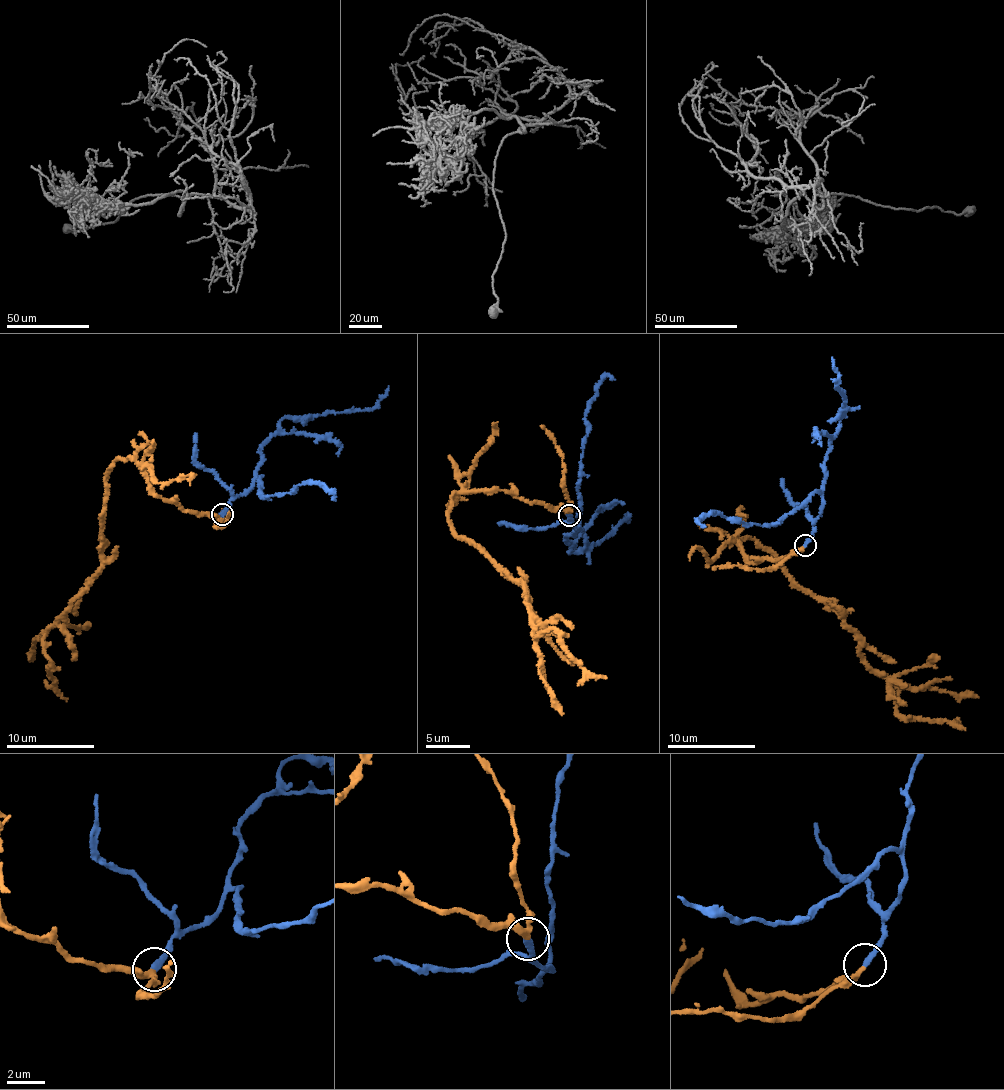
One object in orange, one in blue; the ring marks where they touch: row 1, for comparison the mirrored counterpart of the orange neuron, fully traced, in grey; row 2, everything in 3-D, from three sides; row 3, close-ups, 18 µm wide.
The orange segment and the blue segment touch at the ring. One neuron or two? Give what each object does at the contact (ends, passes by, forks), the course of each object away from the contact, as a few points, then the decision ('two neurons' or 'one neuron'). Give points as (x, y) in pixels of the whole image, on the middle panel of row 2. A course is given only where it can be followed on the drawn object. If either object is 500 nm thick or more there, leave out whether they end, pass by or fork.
orange passes by; blue ends there; orange runs (568, 515), (501, 490), (455, 493), (449, 523), (520, 582), (534, 637), (551, 629), (580, 665), (606, 677); blue runs (568, 515), (570, 524), (580, 528), (565, 538), (570, 553), (580, 553), (627, 522), (625, 515); one neuron

